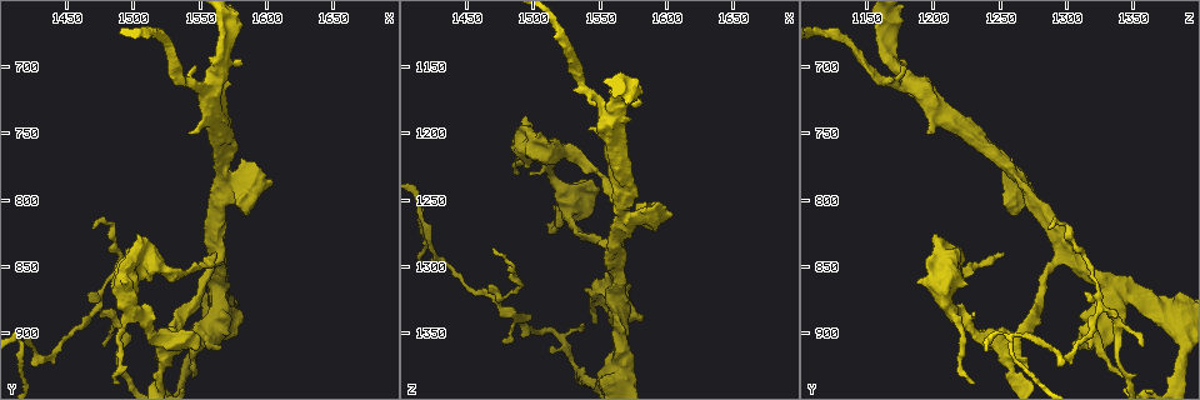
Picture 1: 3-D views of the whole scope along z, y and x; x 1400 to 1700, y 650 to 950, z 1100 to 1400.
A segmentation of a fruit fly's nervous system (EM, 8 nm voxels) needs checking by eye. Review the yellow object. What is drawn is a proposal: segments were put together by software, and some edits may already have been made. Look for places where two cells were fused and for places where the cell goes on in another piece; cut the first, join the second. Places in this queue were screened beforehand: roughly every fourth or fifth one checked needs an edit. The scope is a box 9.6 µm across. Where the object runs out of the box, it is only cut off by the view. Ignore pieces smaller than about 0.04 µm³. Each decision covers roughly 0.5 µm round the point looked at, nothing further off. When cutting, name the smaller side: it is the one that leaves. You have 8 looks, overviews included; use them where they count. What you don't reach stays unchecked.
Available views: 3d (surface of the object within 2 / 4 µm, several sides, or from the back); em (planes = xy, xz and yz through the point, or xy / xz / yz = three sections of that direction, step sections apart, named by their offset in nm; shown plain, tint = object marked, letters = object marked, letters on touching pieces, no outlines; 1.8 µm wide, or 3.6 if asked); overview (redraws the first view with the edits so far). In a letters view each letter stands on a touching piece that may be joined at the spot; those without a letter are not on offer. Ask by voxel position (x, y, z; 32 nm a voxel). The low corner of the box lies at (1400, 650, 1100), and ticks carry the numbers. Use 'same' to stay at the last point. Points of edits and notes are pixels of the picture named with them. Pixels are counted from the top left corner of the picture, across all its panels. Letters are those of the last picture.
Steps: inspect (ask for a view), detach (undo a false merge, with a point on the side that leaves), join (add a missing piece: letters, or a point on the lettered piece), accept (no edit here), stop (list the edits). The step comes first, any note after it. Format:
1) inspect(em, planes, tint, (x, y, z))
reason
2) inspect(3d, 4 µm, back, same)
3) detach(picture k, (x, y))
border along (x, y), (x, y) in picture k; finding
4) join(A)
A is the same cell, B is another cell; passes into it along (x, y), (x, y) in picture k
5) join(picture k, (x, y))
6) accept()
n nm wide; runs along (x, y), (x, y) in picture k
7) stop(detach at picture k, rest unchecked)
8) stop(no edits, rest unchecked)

inspect(em, 3.6 µm, planes, letters, (1558, 714, 1182))
three arms meet

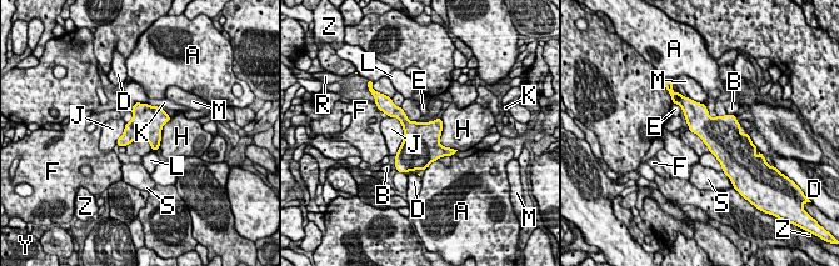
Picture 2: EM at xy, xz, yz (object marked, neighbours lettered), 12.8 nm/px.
accept()
J touches over 550 nm; A, B, D, E, F, H, J, K, L, M, R, S, Y and Z are other cells; border along (400, 108), (410, 121), (415, 121) in picture 2; continuous, no second cell

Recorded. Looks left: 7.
inspect(3d, 2 µm, (1566, 870, 1340))
abrupt turn

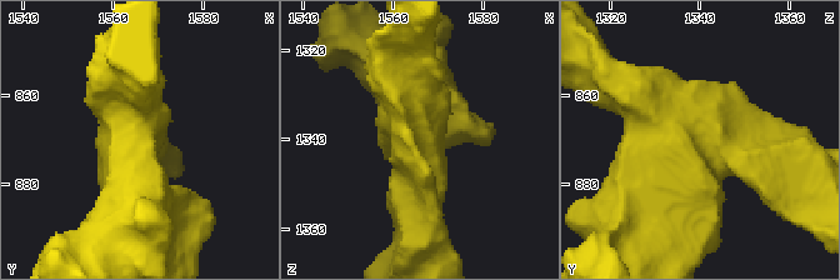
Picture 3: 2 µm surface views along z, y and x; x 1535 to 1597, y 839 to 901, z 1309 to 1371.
inspect(em, planes, letters, (1566, 870, 1339))
need the tissue

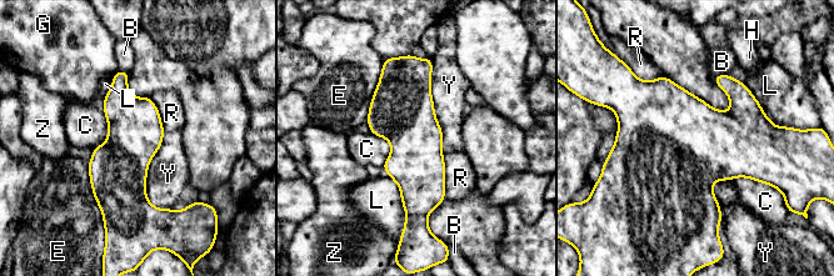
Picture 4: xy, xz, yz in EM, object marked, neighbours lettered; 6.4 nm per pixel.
accept()
360 nm wide; B, C, E, G, H, L, R, Y and Z are other cells; border along (430, 58), (443, 152) in picture 4; continuous, no second cell

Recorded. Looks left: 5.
inspect(3d, 4 µm, (1526, 904, 1256))
three-way junction

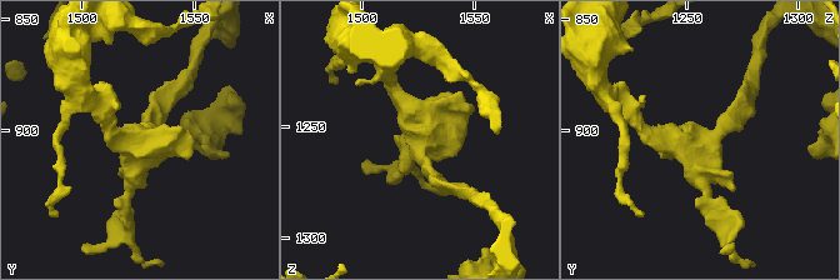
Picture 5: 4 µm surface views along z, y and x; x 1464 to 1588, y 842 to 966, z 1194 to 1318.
inspect(em, planes, letters, (1527, 907, 1255))
shape alone is not enough

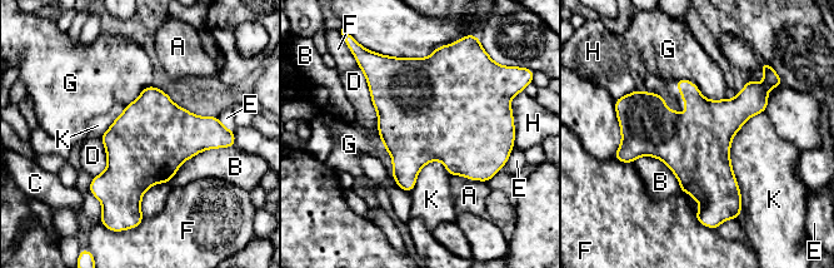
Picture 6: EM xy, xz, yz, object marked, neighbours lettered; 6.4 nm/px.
accept()
A, B, C, D, E, F, G, H and K are other cells; continuous, no second cell

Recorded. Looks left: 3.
stop(no edits, rest unchecked)

